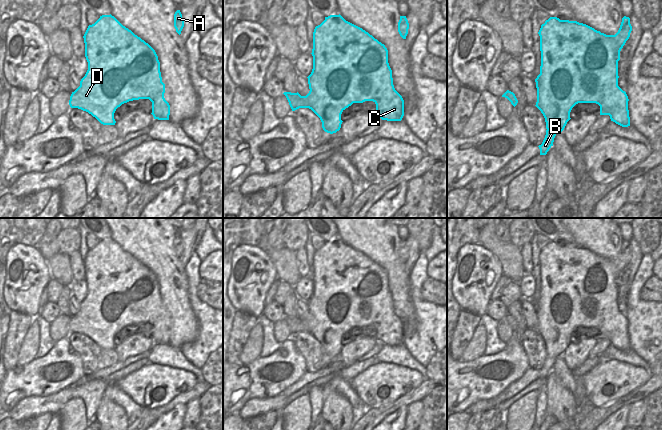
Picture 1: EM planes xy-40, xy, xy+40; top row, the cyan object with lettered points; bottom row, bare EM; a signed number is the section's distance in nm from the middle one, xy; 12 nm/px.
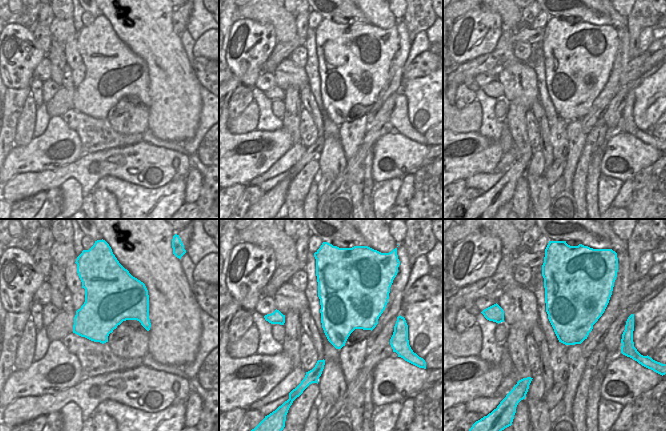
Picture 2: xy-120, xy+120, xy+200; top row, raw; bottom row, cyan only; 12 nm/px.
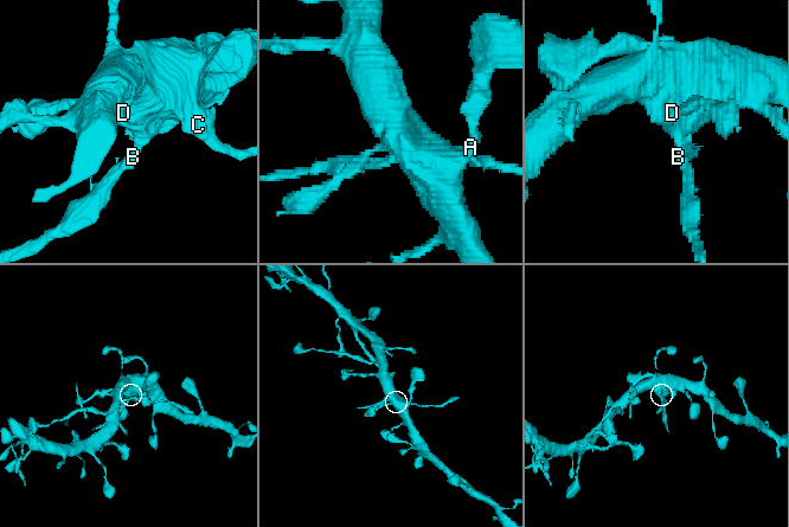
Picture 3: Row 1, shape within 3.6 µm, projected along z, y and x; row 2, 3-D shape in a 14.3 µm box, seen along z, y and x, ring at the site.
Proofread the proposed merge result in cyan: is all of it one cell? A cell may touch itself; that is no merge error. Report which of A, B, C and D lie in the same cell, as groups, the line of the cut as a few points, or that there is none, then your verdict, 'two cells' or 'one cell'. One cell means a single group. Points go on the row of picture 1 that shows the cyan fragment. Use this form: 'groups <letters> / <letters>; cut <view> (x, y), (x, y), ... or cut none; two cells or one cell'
groups A C D / B; cut xy+40 (547, 128), (556, 133); two cells

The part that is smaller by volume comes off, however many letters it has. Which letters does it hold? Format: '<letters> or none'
B.

